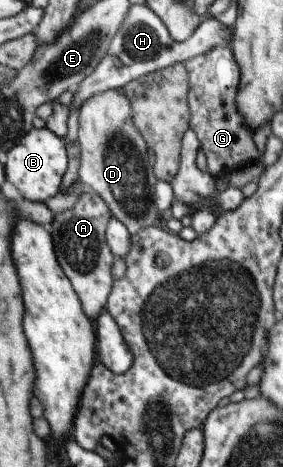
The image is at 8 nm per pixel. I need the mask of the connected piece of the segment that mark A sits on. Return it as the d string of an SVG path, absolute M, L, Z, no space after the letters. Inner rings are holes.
M85 188L72 205L72 209L55 215L54 221L48 225L61 268L76 288L86 317L94 322L105 310L113 286L112 265L115 257L106 241L106 227L112 218L112 213L102 197L96 191Z

